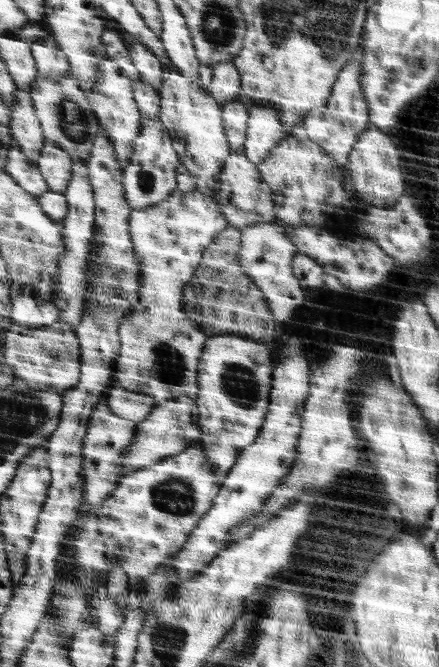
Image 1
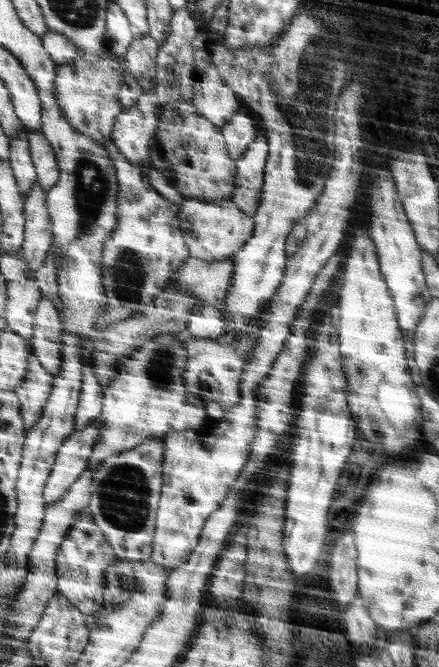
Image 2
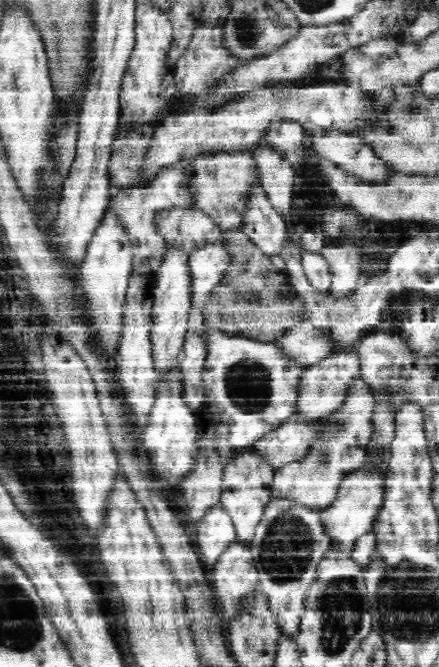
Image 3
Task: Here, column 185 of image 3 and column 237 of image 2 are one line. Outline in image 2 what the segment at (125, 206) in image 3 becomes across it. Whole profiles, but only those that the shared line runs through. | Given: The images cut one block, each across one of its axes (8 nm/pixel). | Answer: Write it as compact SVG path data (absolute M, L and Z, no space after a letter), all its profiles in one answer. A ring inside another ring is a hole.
M259 134L254 143L235 164L238 168L237 190L232 201L248 216L254 218L263 200L263 183L266 182L267 160L270 147L264 135Z

